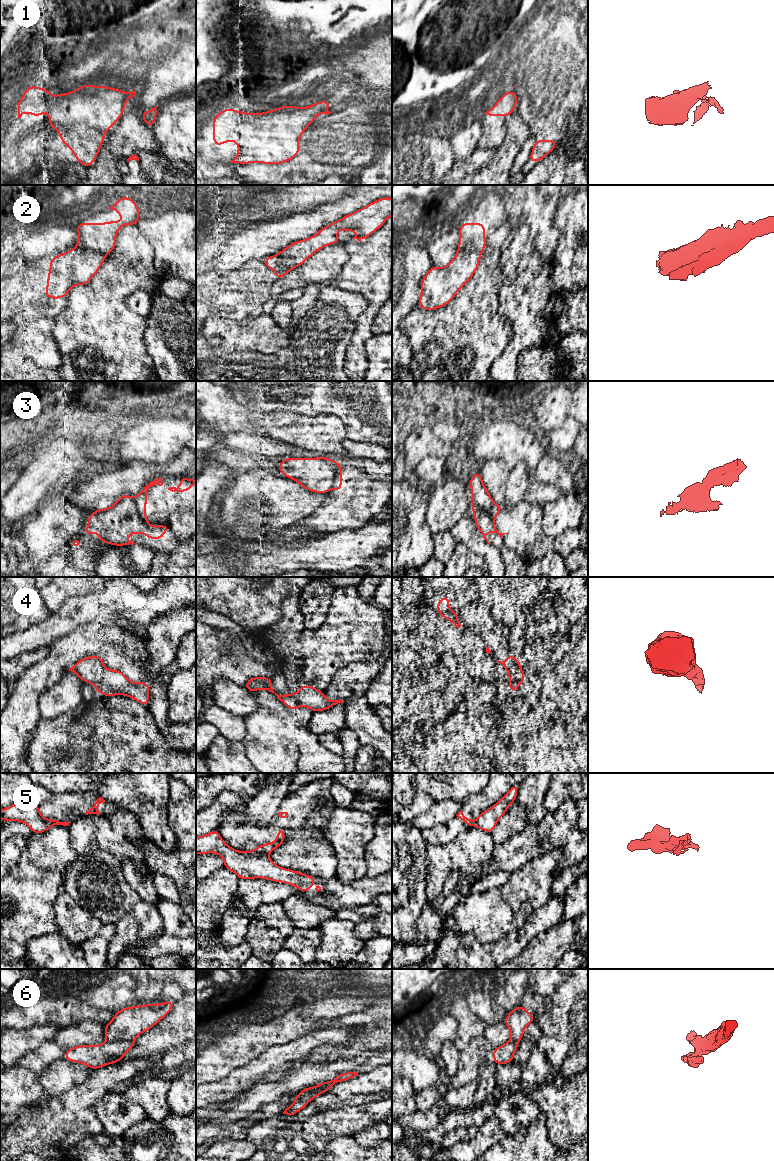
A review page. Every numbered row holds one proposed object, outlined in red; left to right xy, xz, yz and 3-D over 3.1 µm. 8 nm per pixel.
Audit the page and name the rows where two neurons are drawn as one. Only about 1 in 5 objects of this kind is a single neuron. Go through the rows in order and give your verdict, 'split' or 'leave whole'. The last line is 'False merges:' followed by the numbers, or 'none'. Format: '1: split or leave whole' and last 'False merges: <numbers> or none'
1: split
2: split
3: split
4: leave whole
5: split
6: split
False merges: 1, 2, 3, 5, 6

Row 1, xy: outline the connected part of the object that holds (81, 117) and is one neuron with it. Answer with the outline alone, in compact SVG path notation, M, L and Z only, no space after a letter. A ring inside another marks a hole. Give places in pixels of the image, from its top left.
M83 84L80 88L68 92L66 94L55 94L51 96L51 92L38 86L29 86L23 93L23 97L18 100L18 118L21 118L24 113L32 114L34 117L39 117L44 112L48 112L49 127L55 128L58 135L61 137L61 143L64 143L67 148L73 151L73 155L78 159L78 164L90 167L95 163L95 159L99 154L102 143L105 138L106 131L113 127L119 118L122 117L124 107L128 97L120 89L114 89L106 86L95 86Z

